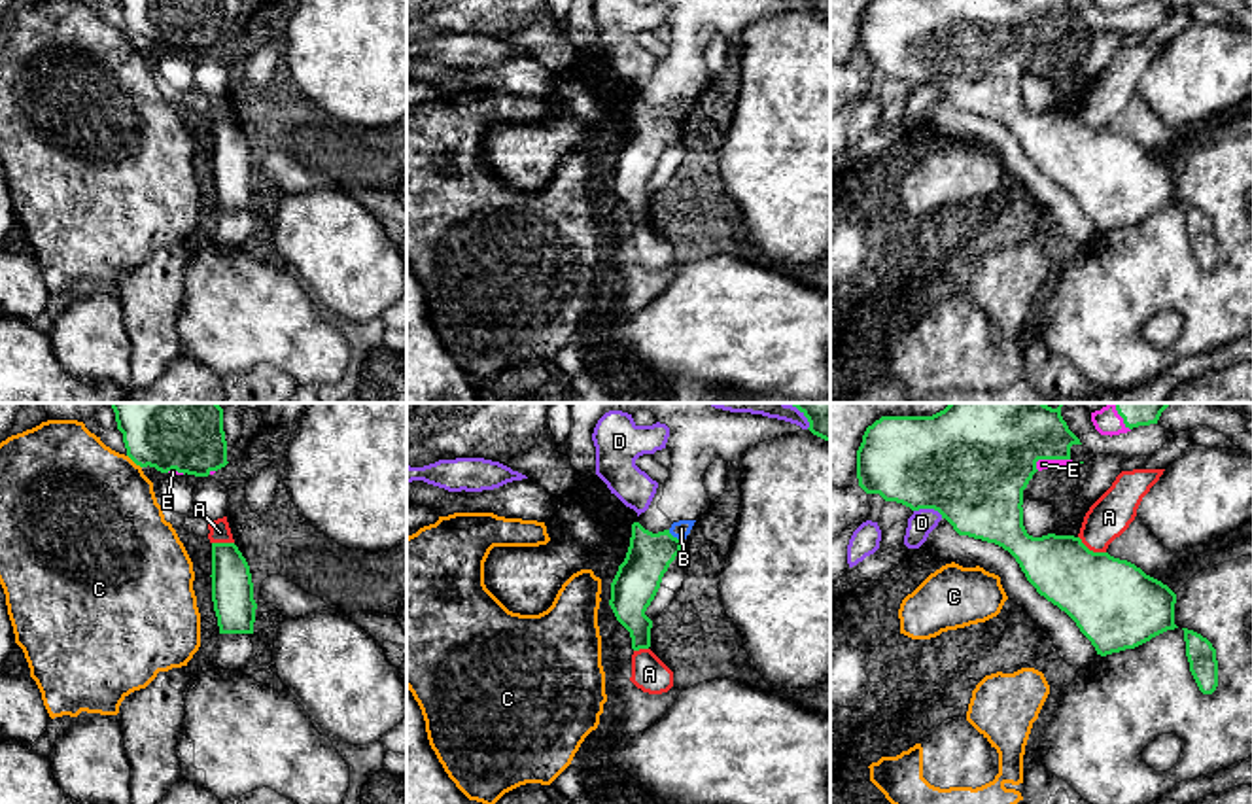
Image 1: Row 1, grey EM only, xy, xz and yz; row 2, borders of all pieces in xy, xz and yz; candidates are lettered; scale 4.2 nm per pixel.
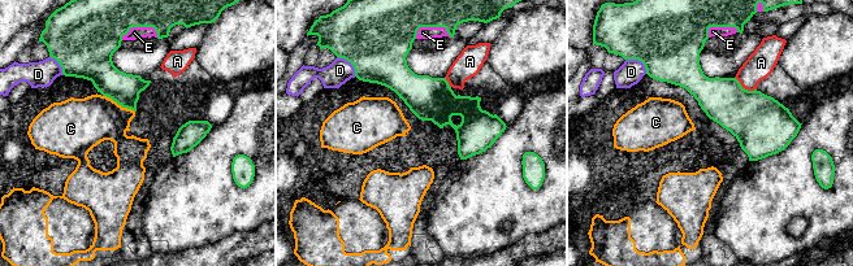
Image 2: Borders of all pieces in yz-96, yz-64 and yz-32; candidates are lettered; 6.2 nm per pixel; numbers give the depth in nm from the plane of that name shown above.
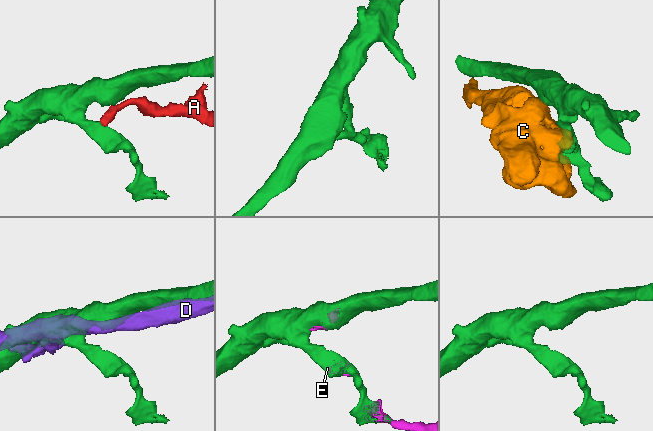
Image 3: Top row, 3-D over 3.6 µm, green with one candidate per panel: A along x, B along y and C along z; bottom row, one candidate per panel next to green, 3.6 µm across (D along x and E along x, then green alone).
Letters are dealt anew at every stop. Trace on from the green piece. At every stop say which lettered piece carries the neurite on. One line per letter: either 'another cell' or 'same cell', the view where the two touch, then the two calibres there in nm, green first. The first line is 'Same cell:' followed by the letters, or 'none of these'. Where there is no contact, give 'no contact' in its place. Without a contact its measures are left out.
Same cell: E
A: another cell; contact in yz; calibres 360 and 180 nm
B: another cell; contact in xz; calibres 190 and 70 nm
C: another cell; contact in xy; calibres 420 and 500 nm
D: another cell; contact in yz; calibres 480 and 110 nm
E: same cell; contact in yz; calibres 420 and 50 nm

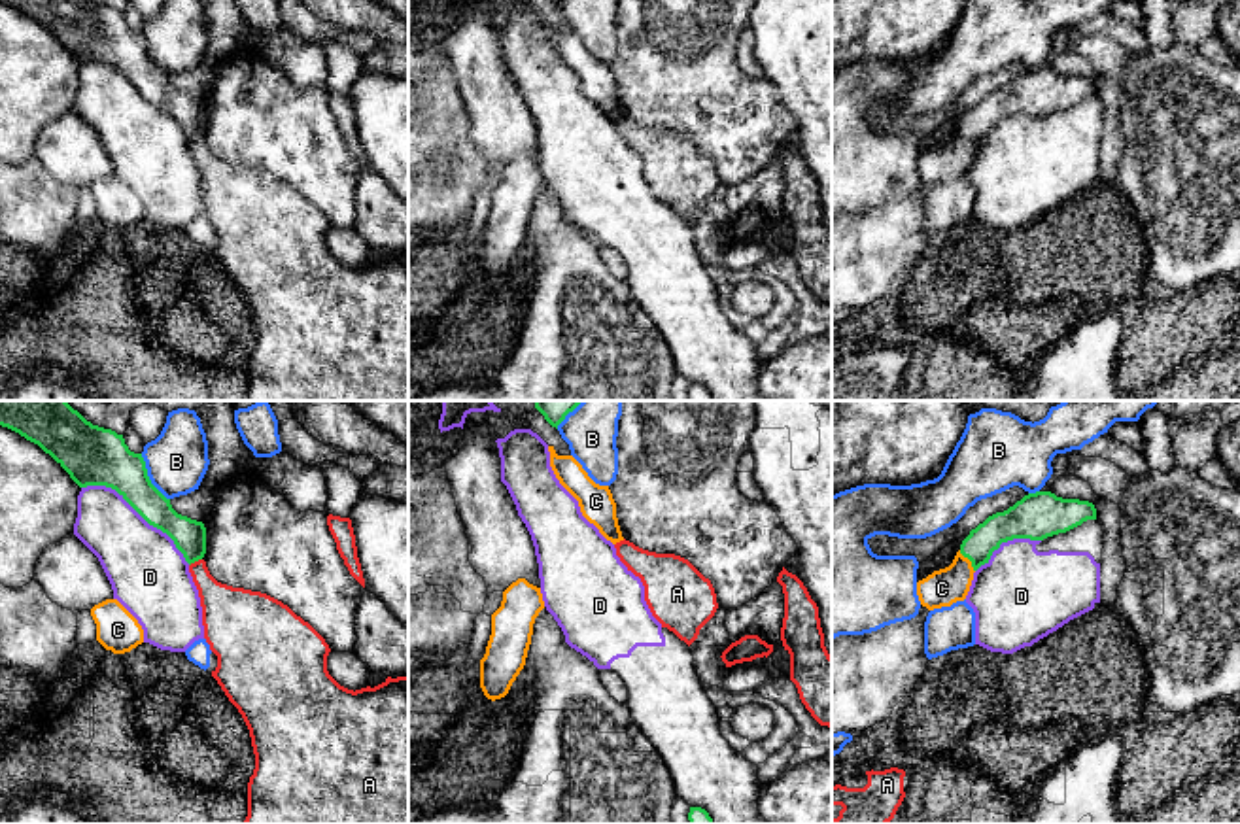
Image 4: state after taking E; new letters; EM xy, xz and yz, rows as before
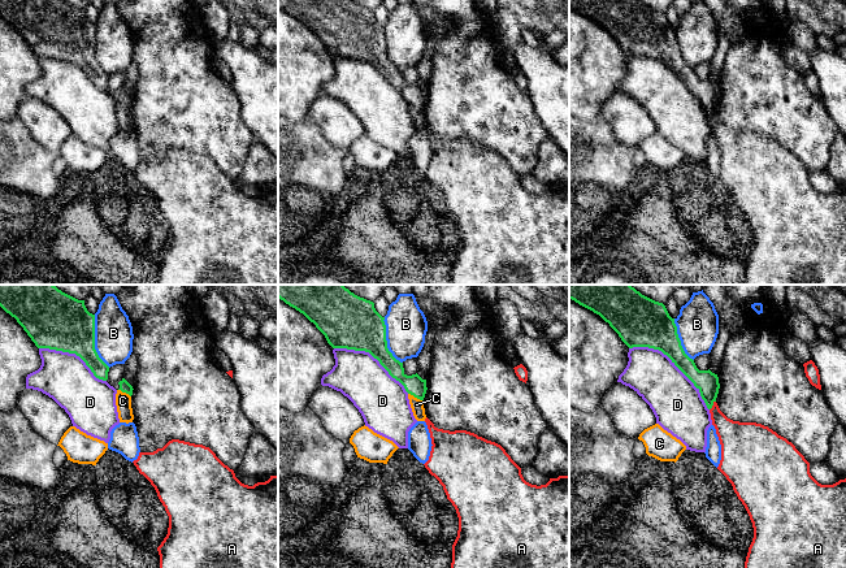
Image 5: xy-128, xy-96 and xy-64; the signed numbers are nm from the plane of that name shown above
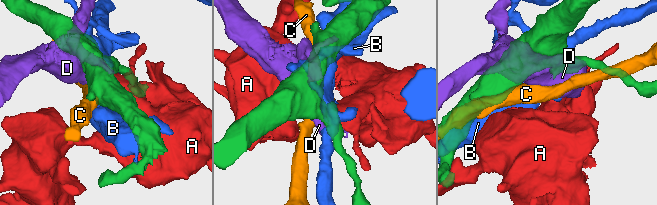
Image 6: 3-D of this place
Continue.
Same cell: none of these
A: another cell; contact in xy; calibres 140 and 200 nm
B: another cell; contact in xy; calibres 260 and 260 nm
C: another cell; contact in yz; calibres 140 and 160 nm
D: another cell; contact in xy; calibres 200 and 320 nm

